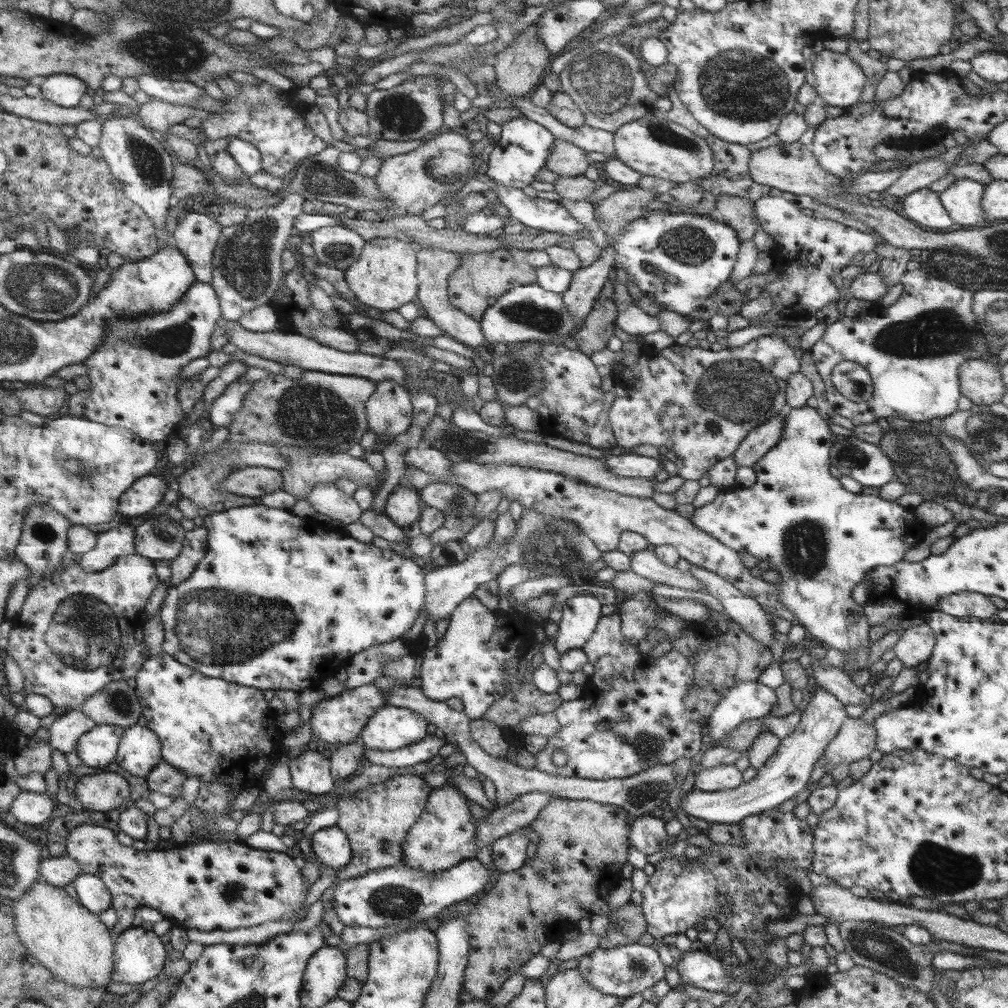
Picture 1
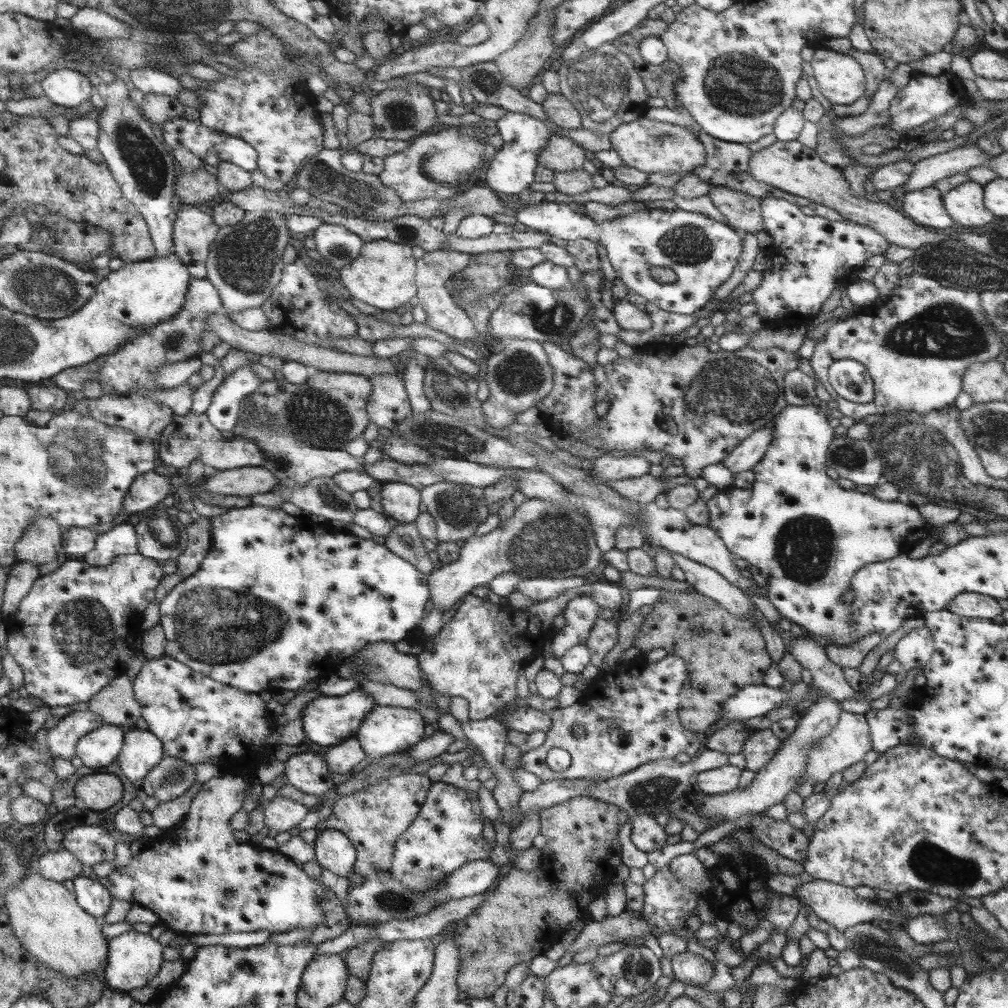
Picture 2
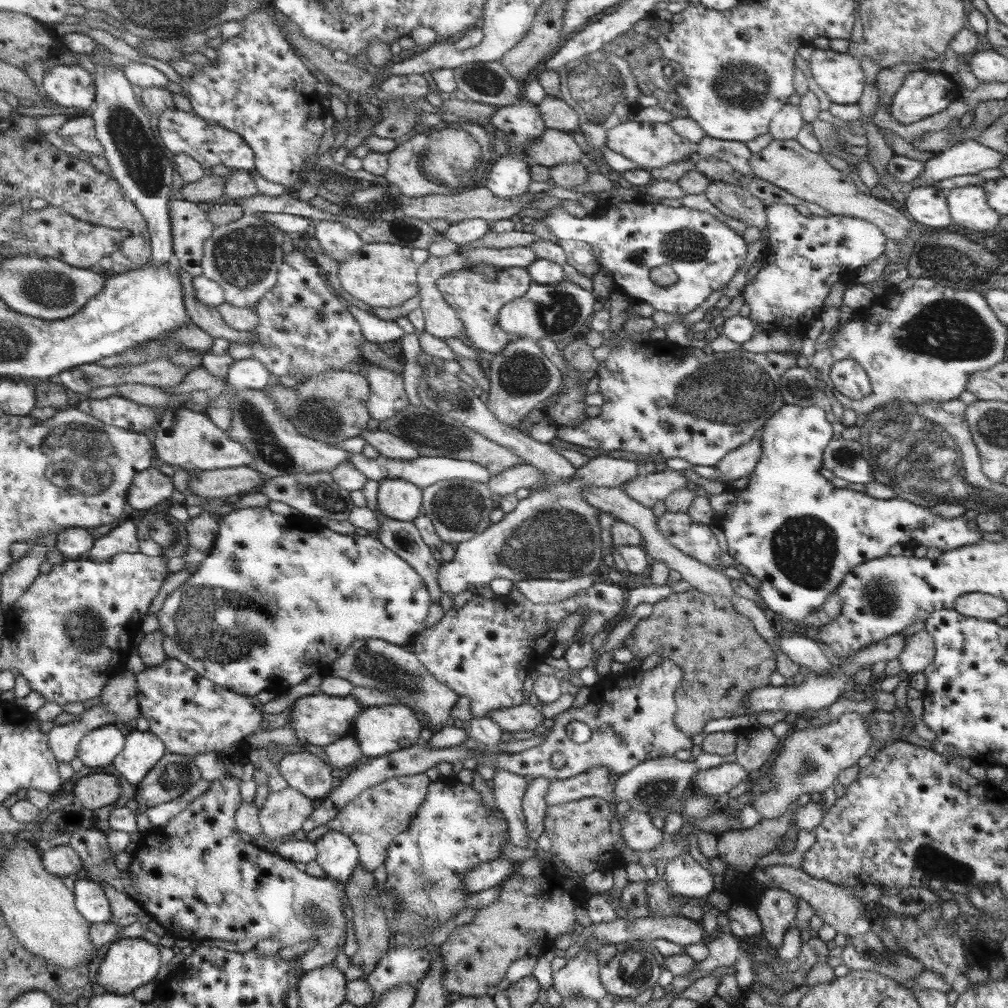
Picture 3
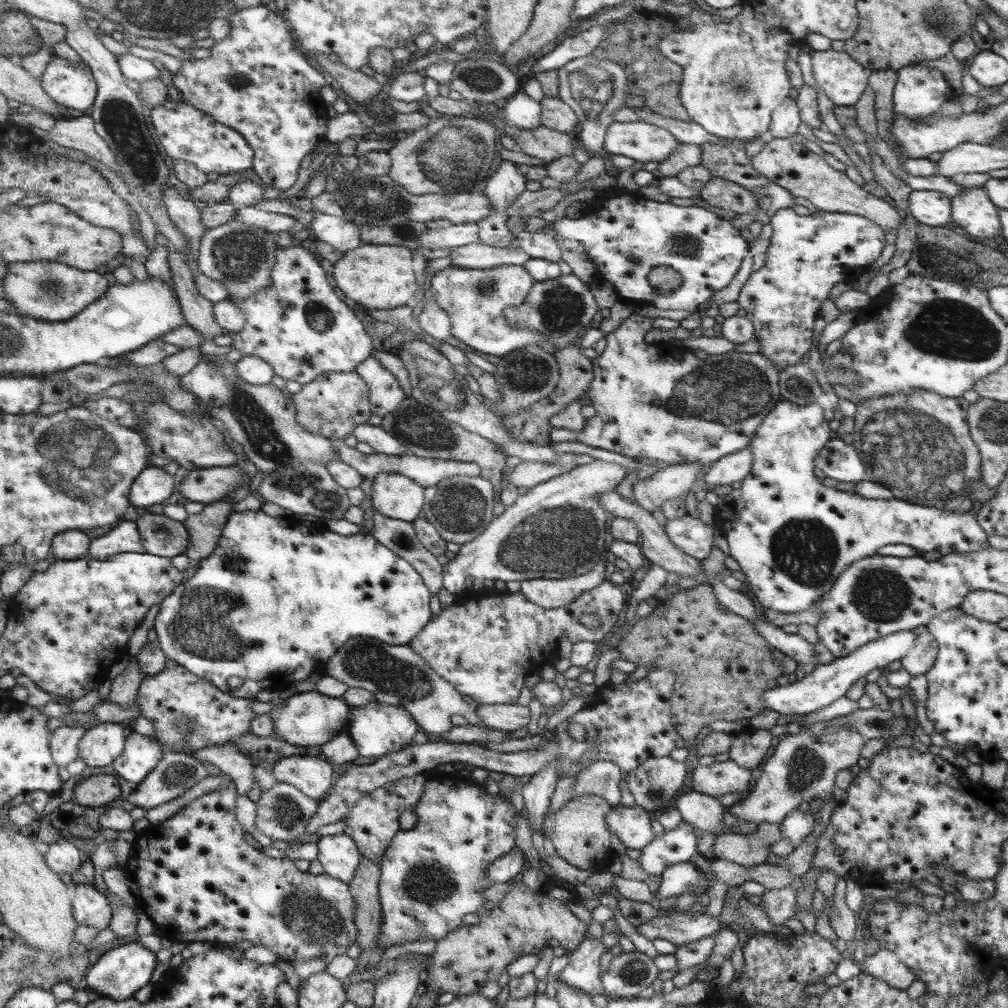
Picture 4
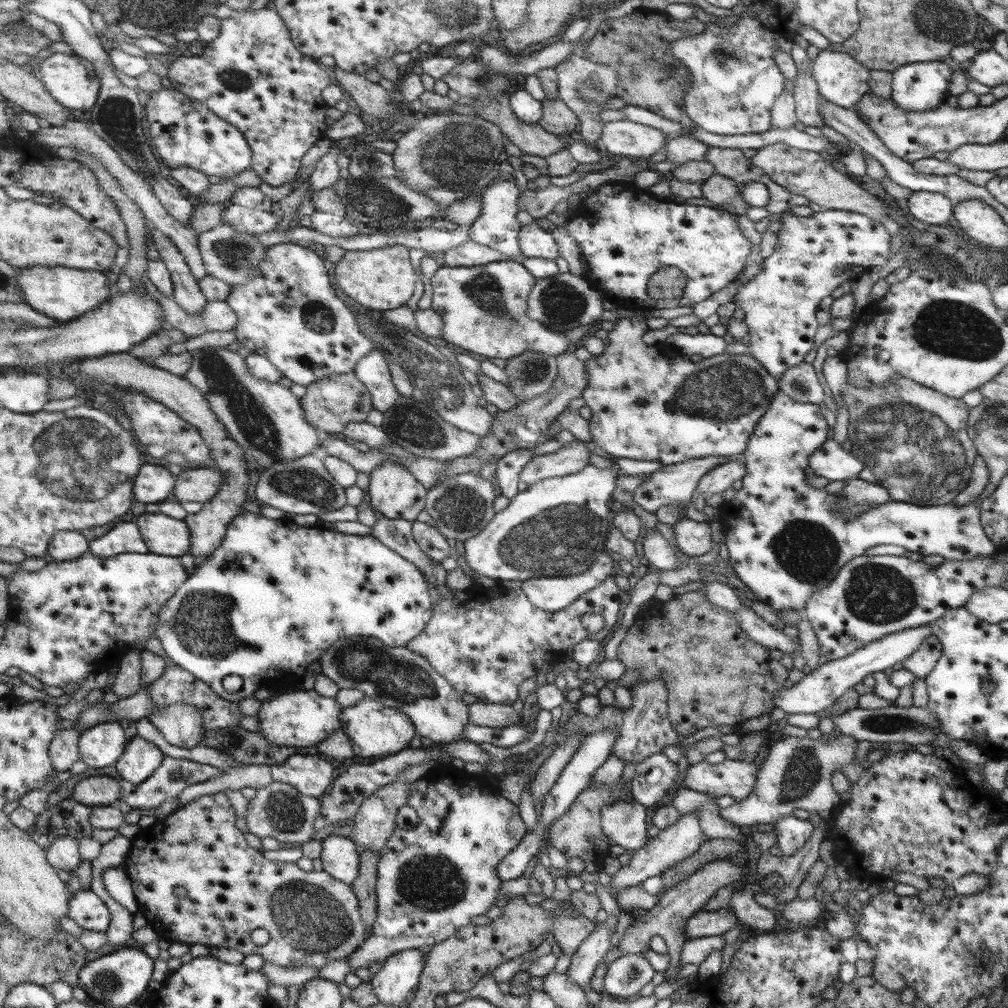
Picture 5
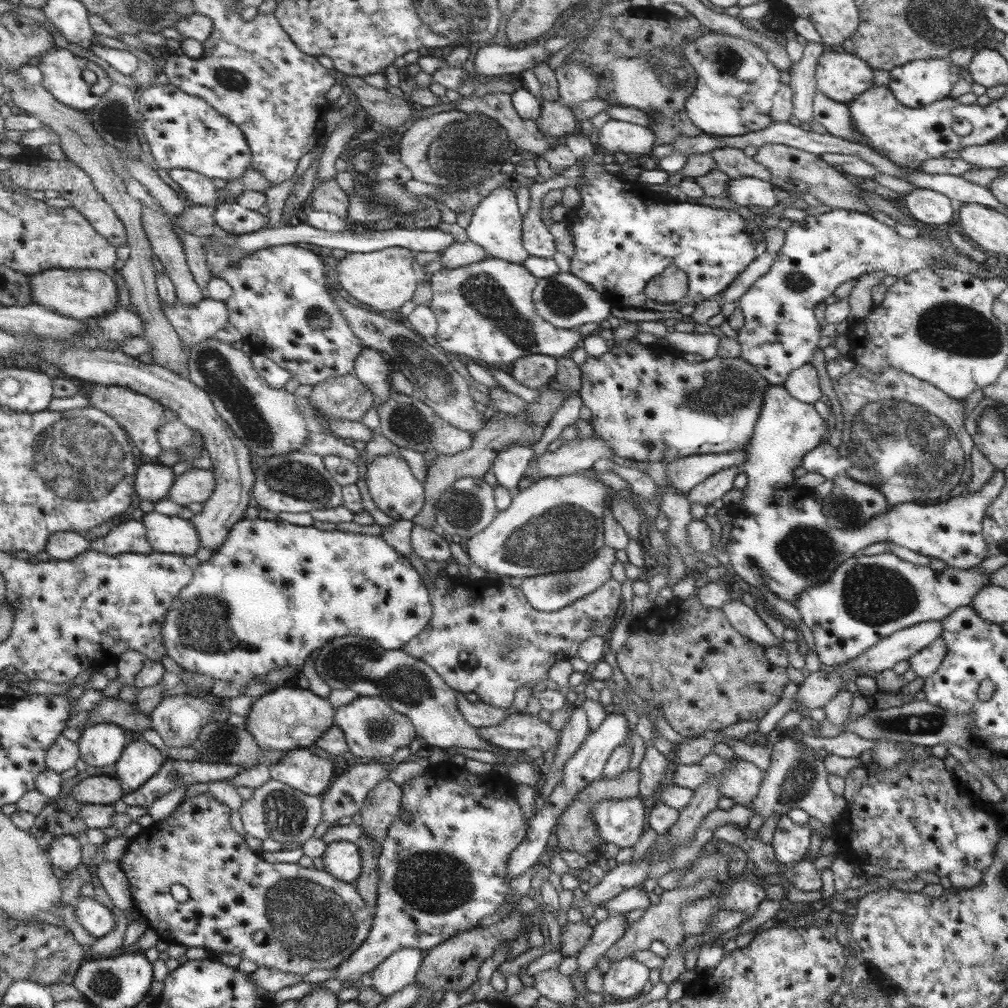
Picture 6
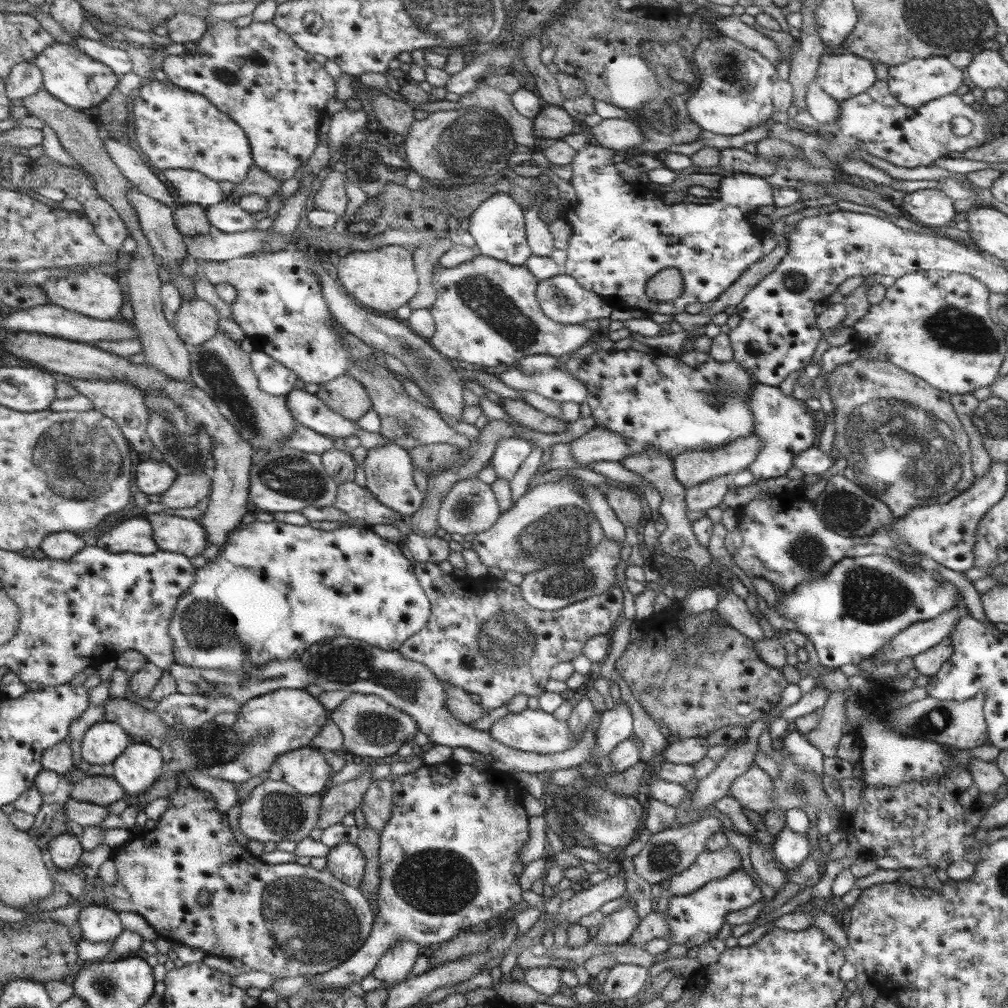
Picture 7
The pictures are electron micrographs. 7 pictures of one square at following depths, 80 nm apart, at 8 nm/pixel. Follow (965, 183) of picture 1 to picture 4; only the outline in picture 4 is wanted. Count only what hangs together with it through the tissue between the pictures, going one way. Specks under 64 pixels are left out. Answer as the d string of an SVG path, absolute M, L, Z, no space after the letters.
M983 187L963 190L952 199L953 225L964 228L974 238L984 238L986 244L1003 235L999 219L999 207L995 205Z

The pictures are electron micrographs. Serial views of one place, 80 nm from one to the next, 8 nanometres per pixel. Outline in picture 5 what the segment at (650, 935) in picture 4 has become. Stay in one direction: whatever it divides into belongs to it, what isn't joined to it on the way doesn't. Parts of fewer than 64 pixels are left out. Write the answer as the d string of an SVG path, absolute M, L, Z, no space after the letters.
M730 908L717 911L700 910L690 917L685 926L685 937L692 939L720 936L738 925L737 916Z

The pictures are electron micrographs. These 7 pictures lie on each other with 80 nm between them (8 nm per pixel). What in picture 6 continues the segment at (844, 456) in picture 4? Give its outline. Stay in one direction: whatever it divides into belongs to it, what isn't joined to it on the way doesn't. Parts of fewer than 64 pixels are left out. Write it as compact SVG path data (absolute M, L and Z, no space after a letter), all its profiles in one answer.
M826 440L812 447L798 465L801 465L807 473L818 473L828 480L834 480L836 476L846 474L847 470L854 468L853 462L841 457L837 449Z

